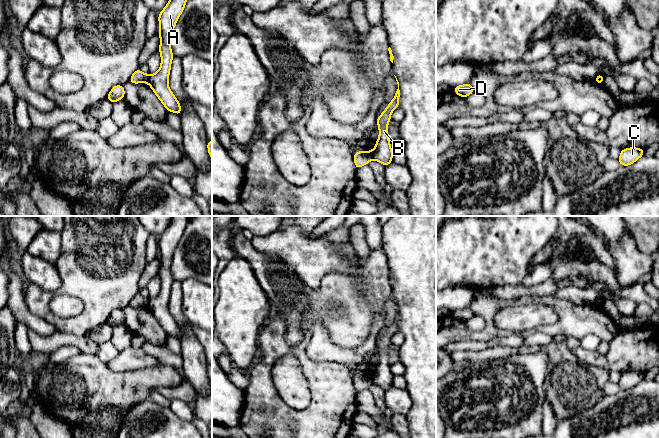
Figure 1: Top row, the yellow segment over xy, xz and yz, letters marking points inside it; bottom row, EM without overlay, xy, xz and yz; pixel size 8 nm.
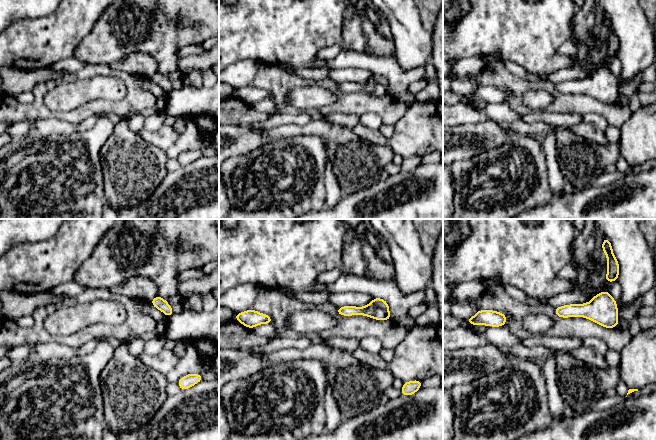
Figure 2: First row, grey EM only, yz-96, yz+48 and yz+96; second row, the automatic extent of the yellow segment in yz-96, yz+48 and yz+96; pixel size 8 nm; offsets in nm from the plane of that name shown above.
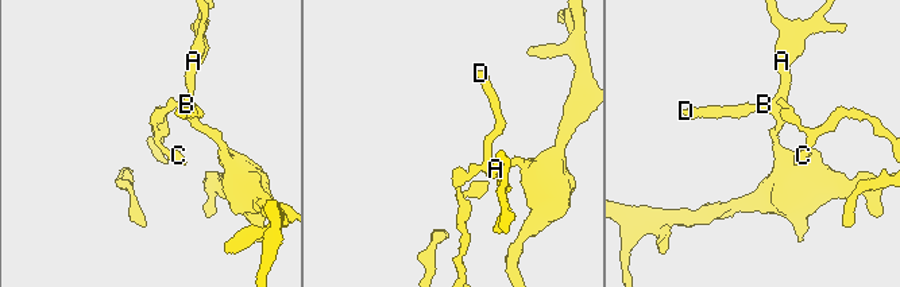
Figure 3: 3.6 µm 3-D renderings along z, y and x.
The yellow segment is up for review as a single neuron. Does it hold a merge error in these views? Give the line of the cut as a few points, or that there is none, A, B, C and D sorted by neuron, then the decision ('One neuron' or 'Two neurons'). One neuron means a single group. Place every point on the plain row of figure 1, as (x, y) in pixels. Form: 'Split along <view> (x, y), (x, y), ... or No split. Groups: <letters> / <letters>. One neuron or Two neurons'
Split along xy (149, 299), (147, 306). Groups: A B D / C. Two neurons

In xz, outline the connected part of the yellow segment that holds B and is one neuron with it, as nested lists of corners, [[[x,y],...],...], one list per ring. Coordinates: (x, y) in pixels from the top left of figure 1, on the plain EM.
[[[396,302],[398,313],[393,321],[392,325],[387,329],[386,333],[376,343],[379,353],[379,361],[376,365],[376,369],[372,374],[372,382],[380,386],[385,391],[392,387],[393,374],[390,370],[390,364],[388,362],[388,347],[391,344],[391,337],[399,331],[399,306]]]

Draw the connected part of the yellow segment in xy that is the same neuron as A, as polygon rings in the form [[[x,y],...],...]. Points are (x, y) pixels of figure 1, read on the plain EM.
[[[172,216],[171,222],[158,239],[161,289],[159,294],[149,299],[148,308],[158,323],[165,330],[167,336],[181,339],[181,329],[169,312],[168,304],[171,294],[173,277],[171,263],[175,249],[185,232],[189,216]]]

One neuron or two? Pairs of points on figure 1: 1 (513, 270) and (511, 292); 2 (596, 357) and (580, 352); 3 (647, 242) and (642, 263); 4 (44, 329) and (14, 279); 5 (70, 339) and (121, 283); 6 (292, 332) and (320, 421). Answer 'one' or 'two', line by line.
1: two
2: one
3: two
4: one
5: two
6: two

